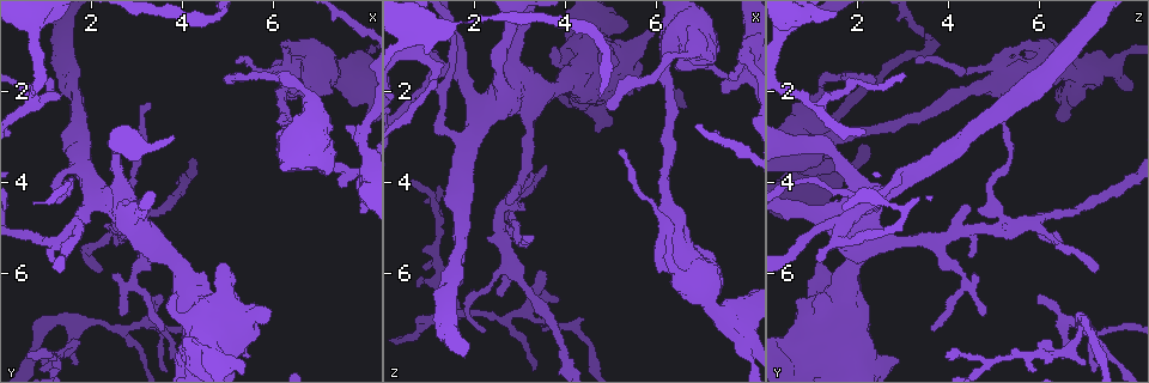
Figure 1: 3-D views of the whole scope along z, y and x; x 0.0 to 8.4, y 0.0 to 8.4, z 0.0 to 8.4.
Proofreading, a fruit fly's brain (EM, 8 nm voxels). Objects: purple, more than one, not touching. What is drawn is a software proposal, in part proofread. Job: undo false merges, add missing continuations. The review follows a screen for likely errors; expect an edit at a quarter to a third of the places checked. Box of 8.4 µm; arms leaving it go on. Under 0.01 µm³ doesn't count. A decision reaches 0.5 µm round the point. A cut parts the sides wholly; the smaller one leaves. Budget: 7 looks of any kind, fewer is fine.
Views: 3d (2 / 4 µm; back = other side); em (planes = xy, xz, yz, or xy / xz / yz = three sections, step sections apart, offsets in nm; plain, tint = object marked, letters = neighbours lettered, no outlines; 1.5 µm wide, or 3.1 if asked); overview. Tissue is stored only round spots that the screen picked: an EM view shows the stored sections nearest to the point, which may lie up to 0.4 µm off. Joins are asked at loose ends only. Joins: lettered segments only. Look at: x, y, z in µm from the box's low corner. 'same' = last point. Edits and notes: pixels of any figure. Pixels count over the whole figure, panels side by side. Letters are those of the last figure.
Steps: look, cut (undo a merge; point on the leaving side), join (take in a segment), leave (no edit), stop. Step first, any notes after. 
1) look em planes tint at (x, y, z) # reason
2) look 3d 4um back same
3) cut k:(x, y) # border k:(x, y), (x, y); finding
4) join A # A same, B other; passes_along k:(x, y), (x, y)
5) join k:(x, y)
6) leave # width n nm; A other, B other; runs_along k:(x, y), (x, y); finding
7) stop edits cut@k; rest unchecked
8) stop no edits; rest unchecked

look em planes tint at (7.55, 3.70, 1.75) # narrows sharply

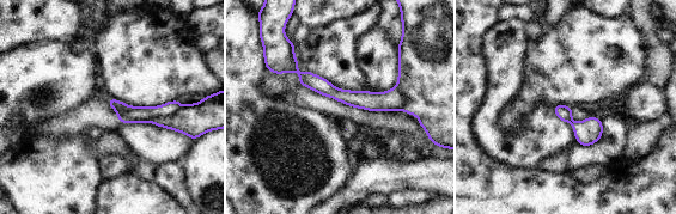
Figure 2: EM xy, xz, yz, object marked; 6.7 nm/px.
look em planes letters same

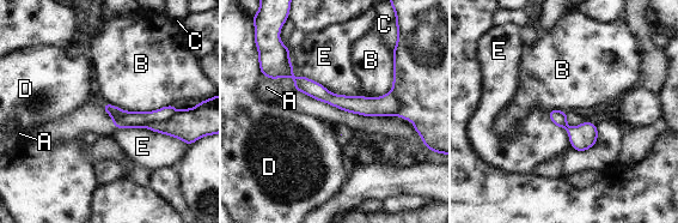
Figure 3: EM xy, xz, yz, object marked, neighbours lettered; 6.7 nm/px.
cut 3:(188, 125) # A other, B other, C other, D other, E other; border 3:(176, 112), (165, 120), (141, 126); a second cell is stuck on

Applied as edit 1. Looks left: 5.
look overview

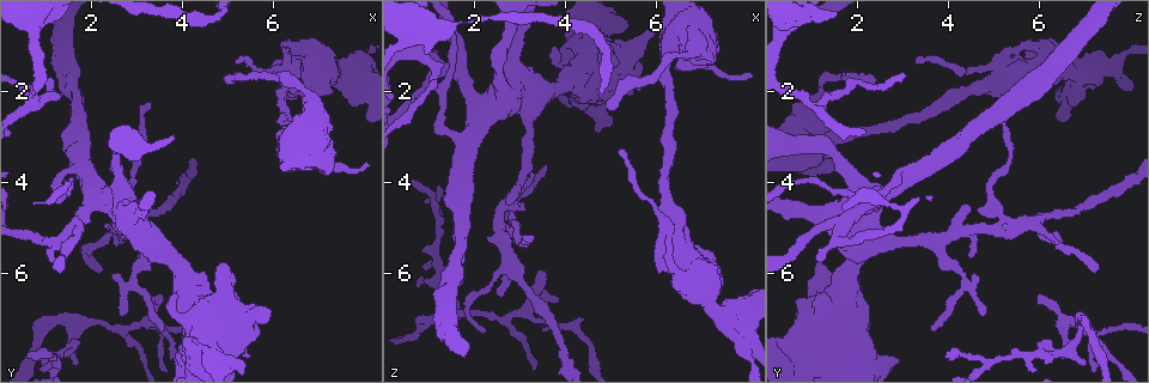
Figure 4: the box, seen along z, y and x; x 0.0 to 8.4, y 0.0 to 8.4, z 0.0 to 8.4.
look 3d 2um at (5.20, 1.45, 3.35) # free end

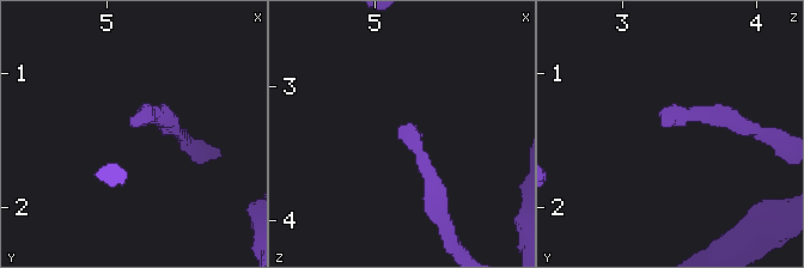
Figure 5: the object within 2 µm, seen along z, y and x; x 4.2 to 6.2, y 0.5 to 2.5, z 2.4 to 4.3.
look em yz step 8 tint at (5.20, 1.42, 3.34) # need the tissue

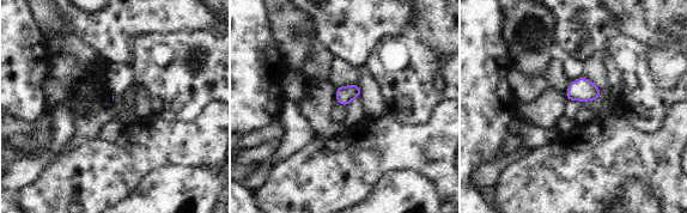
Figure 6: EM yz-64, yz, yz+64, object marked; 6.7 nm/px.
look em planes letters same

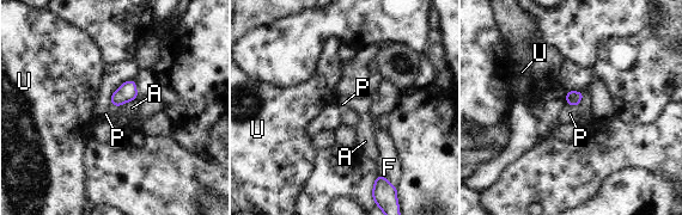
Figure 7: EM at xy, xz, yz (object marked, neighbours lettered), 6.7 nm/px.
leave # A other, F other, P other, U other; border 7:(566, 103), (577, 105); no lettered segment goes on from it

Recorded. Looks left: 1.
stop edits cut@3; rest unchecked

